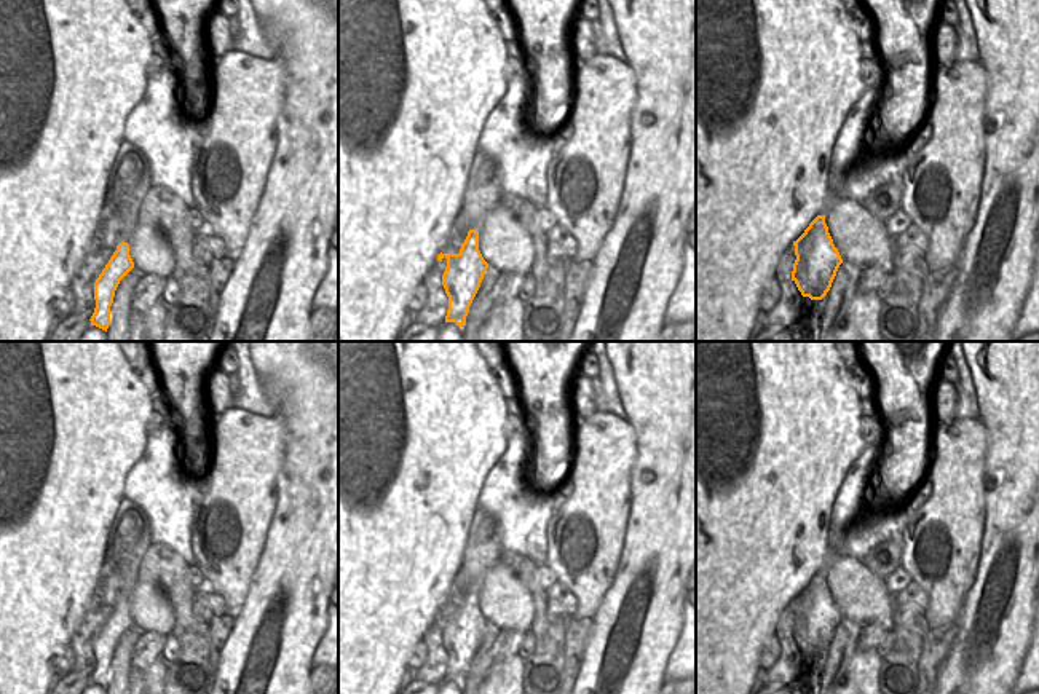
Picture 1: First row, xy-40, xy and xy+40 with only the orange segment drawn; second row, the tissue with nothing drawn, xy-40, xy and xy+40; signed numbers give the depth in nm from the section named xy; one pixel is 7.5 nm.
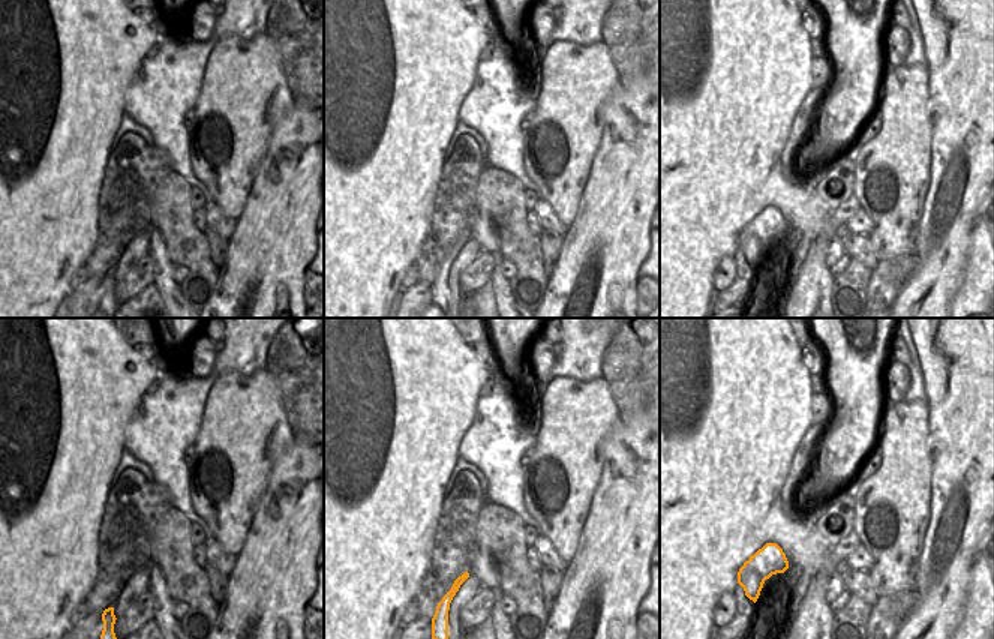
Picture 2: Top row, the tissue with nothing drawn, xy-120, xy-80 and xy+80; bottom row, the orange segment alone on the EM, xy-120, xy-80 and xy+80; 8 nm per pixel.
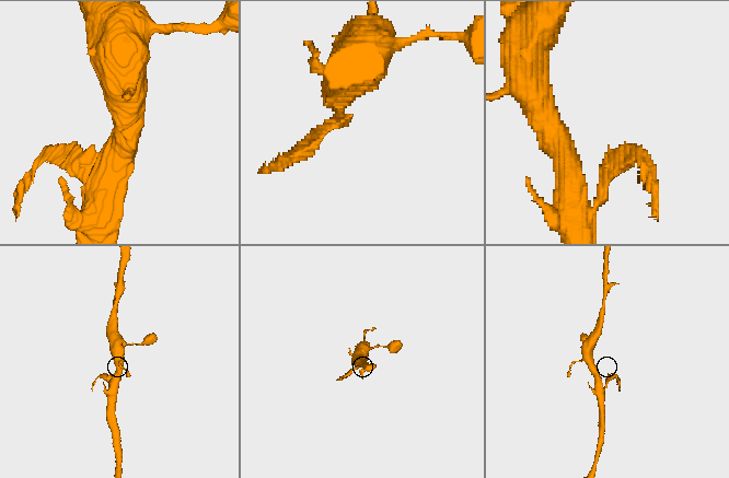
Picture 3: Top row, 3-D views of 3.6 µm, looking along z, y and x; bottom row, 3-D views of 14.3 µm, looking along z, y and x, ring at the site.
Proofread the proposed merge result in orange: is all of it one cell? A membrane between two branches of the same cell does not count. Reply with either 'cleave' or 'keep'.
cleave

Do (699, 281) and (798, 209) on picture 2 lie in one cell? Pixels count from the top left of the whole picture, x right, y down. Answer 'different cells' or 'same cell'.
same cell

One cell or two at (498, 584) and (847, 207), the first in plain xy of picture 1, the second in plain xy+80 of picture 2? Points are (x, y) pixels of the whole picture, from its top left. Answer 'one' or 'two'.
two

